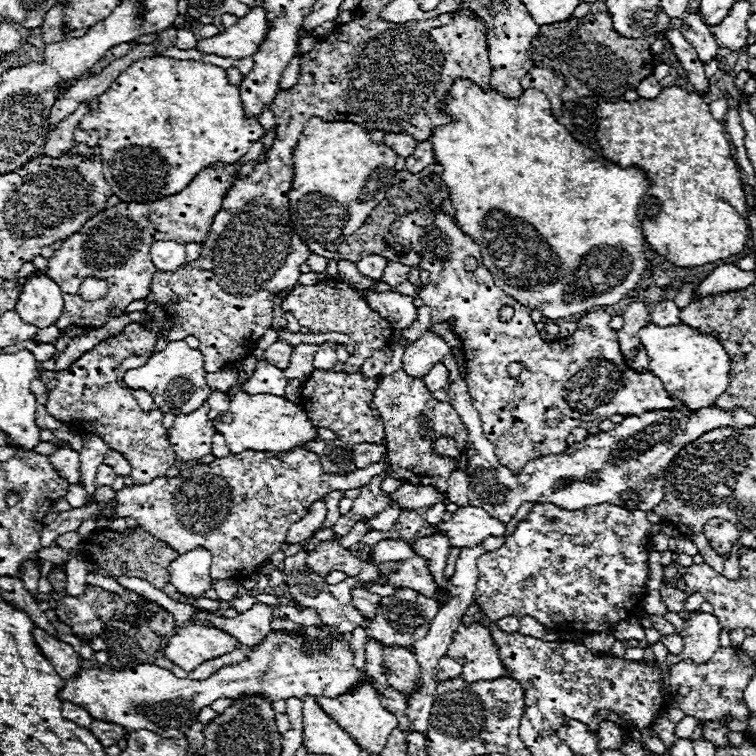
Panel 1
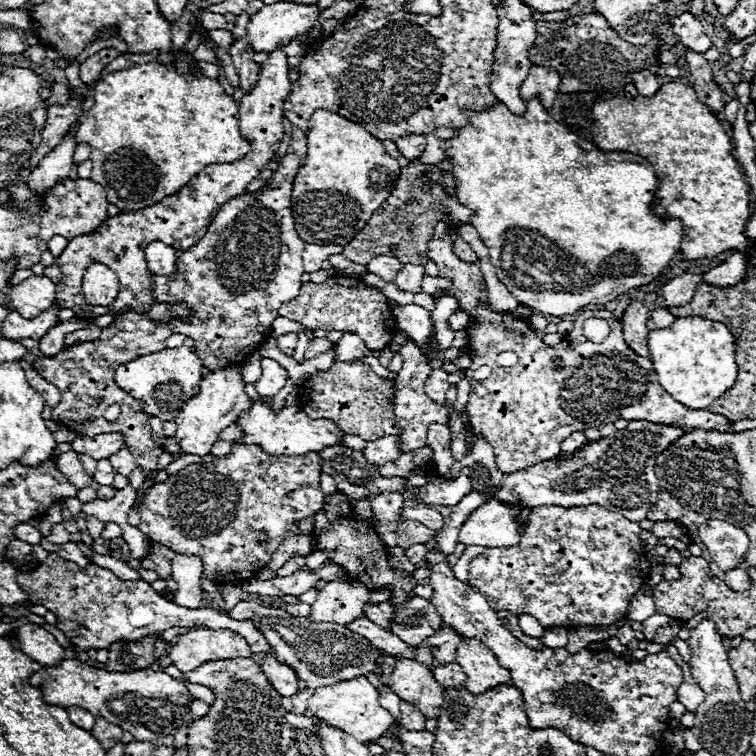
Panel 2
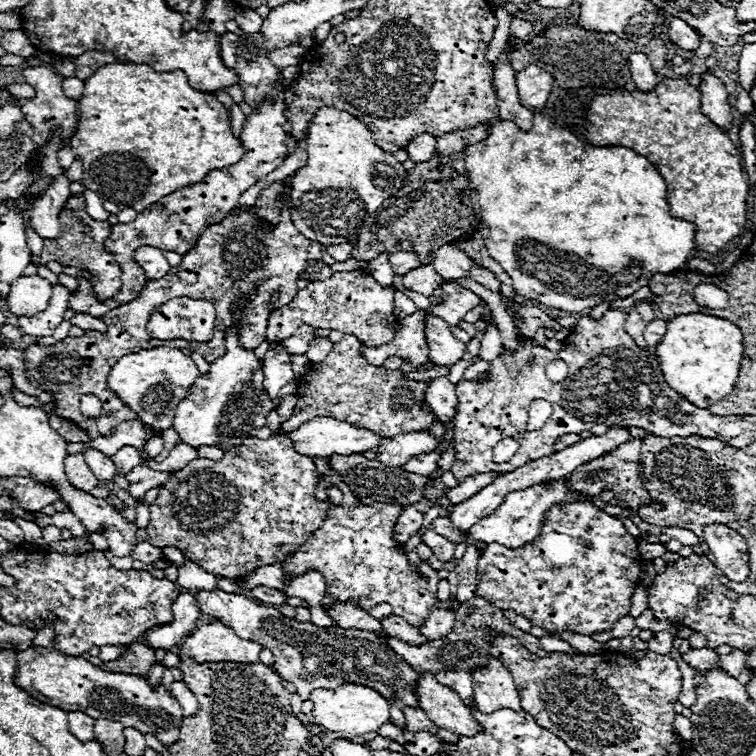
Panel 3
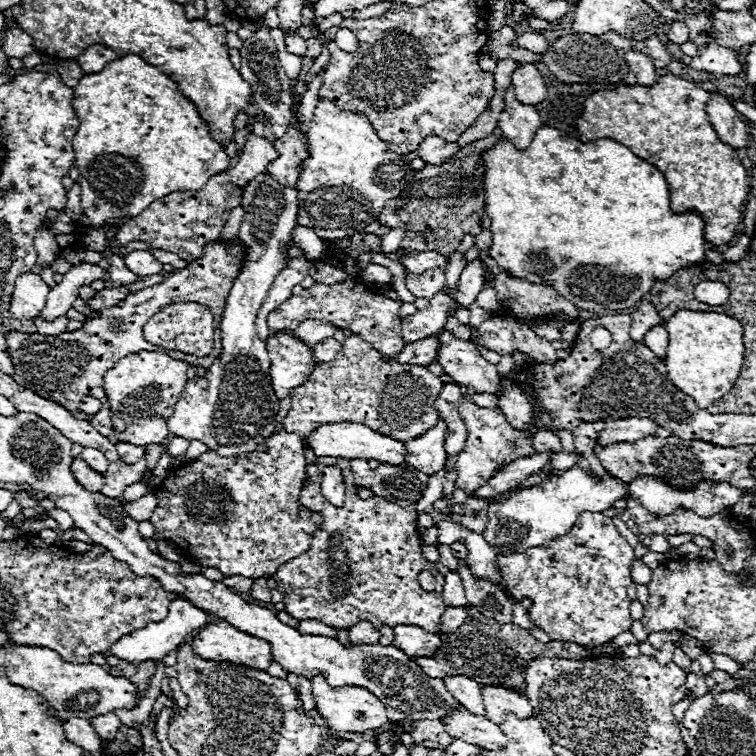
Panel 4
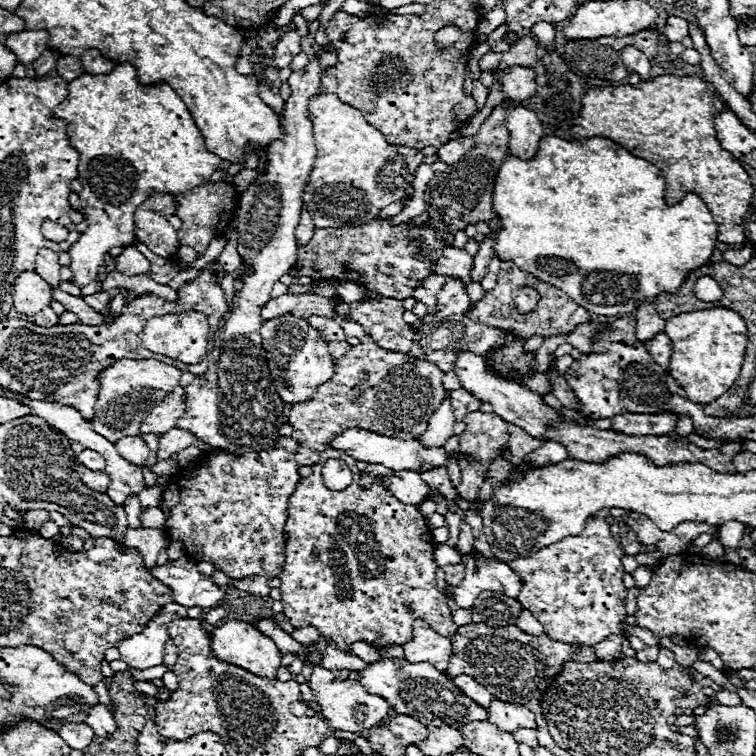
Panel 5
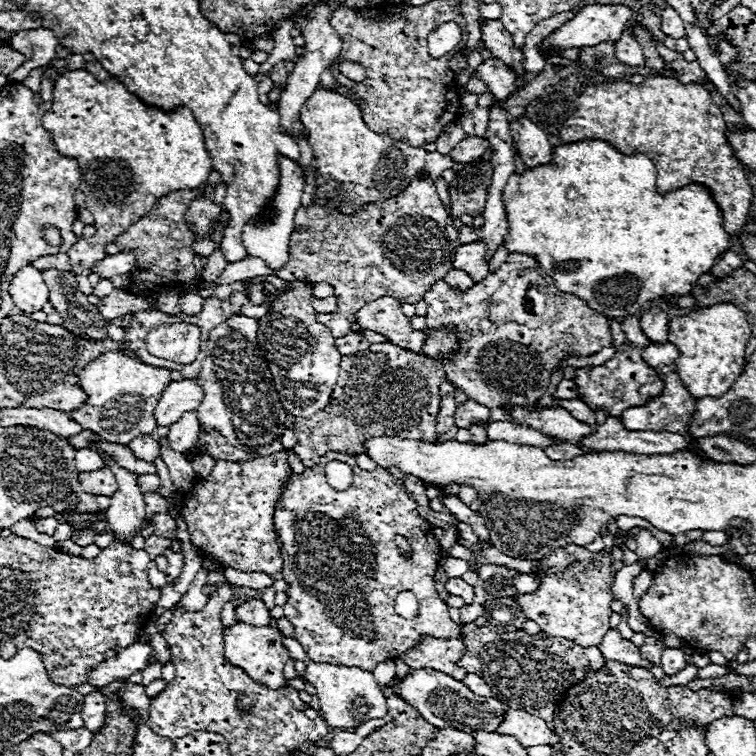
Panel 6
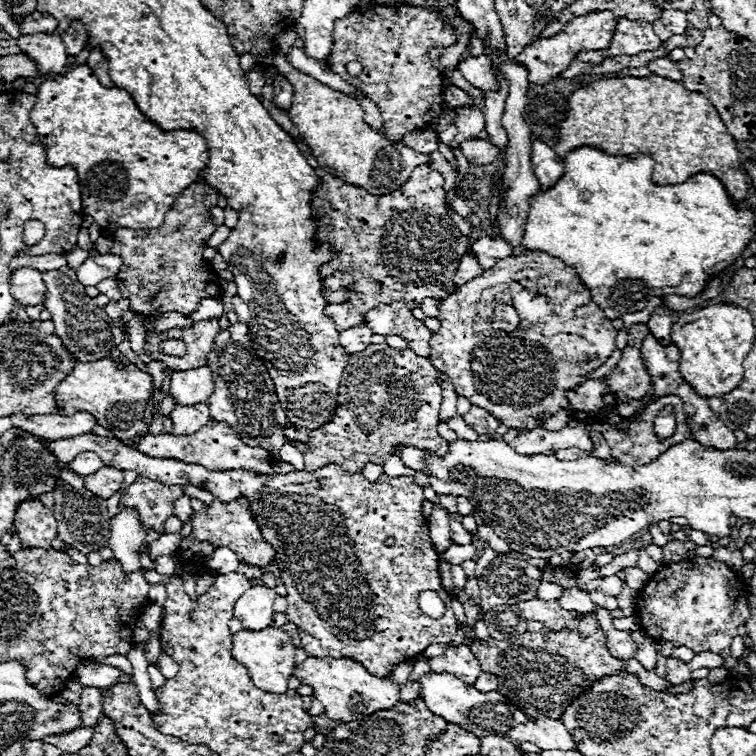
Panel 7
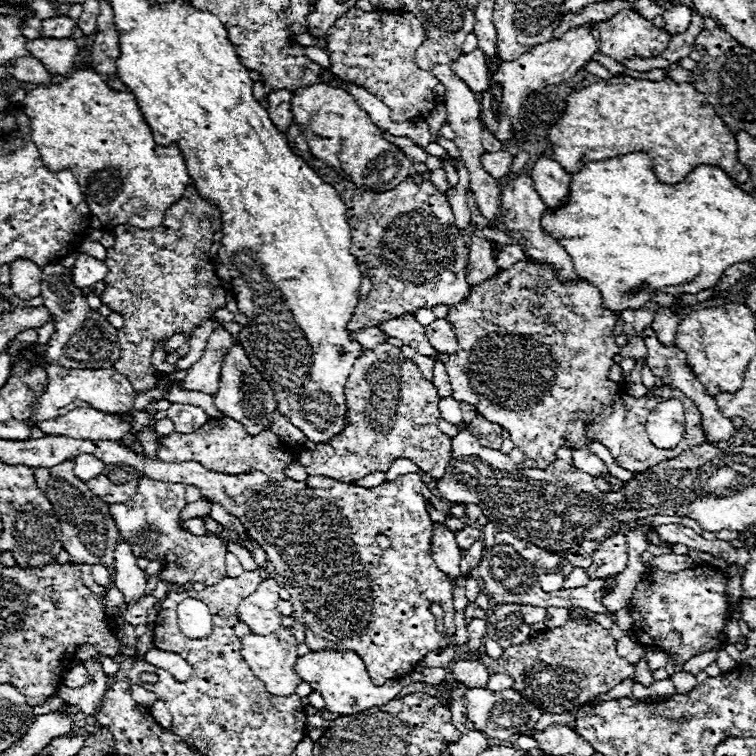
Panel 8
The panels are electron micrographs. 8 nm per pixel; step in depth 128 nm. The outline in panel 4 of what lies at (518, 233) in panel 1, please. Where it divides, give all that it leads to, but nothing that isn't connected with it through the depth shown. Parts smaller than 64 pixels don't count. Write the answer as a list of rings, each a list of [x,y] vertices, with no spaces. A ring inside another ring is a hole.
[[[542,126],[536,132],[530,148],[518,150],[510,140],[506,140],[502,136],[502,140],[496,142],[496,146],[488,148],[482,154],[482,162],[484,162],[484,168],[486,168],[486,172],[484,172],[484,192],[486,192],[484,212],[492,220],[492,226],[490,226],[492,246],[488,250],[488,256],[492,256],[494,262],[502,270],[510,272],[514,278],[526,278],[528,282],[534,282],[534,284],[552,286],[554,290],[558,290],[558,294],[562,294],[568,302],[572,302],[580,310],[590,310],[590,312],[596,312],[596,314],[606,312],[606,310],[612,310],[612,312],[626,310],[650,292],[650,286],[654,284],[654,278],[670,278],[670,274],[674,274],[674,270],[682,270],[686,266],[692,266],[692,264],[698,264],[700,260],[704,260],[702,218],[694,212],[674,214],[668,208],[668,184],[666,184],[664,176],[656,170],[656,166],[652,166],[652,164],[644,162],[642,158],[634,156],[626,146],[622,146],[614,140],[604,138],[604,140],[596,140],[596,142],[580,142],[576,138],[570,138],[562,130],[556,130],[552,126]]]

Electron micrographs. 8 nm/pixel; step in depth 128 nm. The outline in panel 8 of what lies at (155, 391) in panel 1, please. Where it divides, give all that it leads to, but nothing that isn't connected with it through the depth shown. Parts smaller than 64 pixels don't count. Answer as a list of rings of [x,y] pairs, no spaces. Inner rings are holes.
[[[52,364],[48,366],[48,386],[42,392],[42,396],[38,398],[38,406],[34,410],[34,414],[30,416],[30,420],[26,422],[30,426],[30,422],[42,422],[42,420],[50,420],[50,418],[58,418],[62,414],[68,414],[74,408],[94,408],[100,410],[104,414],[124,414],[130,416],[134,410],[134,398],[138,396],[134,386],[130,384],[130,380],[120,374],[118,370],[110,368],[100,368],[100,370],[80,370],[80,368],[70,368],[66,370],[64,366]]]

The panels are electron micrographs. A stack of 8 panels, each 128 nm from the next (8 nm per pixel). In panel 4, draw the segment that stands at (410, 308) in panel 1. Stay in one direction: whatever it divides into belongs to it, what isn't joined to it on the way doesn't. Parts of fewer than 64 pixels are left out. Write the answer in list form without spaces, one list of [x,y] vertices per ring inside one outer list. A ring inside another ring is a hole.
[[[448,330],[440,334],[438,364],[458,384],[466,384],[478,392],[490,394],[500,394],[502,390],[502,380],[496,372],[496,366],[484,360],[474,344],[458,340]]]

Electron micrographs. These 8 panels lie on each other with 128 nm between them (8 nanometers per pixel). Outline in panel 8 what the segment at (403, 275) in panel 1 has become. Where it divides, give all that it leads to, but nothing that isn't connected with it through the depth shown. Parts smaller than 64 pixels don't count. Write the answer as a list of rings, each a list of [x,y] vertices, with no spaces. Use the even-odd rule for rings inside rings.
[[[520,260],[514,266],[500,270],[492,278],[472,286],[466,300],[450,306],[446,320],[452,324],[458,352],[438,352],[436,360],[440,360],[450,374],[452,396],[472,404],[478,414],[490,418],[490,422],[498,422],[504,430],[508,430],[510,440],[526,450],[526,466],[548,466],[554,462],[554,452],[562,444],[568,444],[570,448],[584,448],[590,442],[600,442],[612,452],[614,460],[622,468],[630,472],[642,472],[656,466],[662,458],[676,458],[682,450],[690,450],[706,442],[700,426],[700,412],[680,390],[670,390],[664,386],[642,398],[634,398],[606,378],[610,366],[614,364],[612,358],[620,354],[620,346],[614,340],[616,314],[602,306],[600,290],[590,282],[578,280],[566,284],[558,282],[554,276],[556,272],[550,264]],[[666,398],[678,398],[686,412],[684,436],[678,446],[670,450],[656,448],[644,430],[648,412]]]

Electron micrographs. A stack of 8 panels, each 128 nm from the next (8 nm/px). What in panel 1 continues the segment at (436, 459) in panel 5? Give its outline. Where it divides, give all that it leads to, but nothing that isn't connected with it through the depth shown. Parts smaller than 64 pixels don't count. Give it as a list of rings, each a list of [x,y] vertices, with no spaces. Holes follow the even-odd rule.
[[[238,392],[232,398],[230,408],[214,420],[214,430],[226,438],[232,454],[238,454],[246,448],[266,450],[266,452],[286,452],[302,446],[302,442],[318,438],[306,412],[302,412],[294,402],[270,394],[250,396]]]

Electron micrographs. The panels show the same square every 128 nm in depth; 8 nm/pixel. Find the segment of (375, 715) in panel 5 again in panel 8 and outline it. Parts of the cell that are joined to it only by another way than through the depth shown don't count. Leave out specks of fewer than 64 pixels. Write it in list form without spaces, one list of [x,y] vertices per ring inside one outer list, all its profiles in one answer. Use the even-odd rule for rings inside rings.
[[[346,650],[346,652],[308,652],[306,656],[298,658],[296,674],[306,684],[310,684],[312,690],[320,692],[326,700],[326,710],[332,714],[338,714],[338,716],[352,716],[352,714],[368,710],[372,706],[388,704],[390,700],[398,698],[400,690],[402,690],[398,680],[390,680],[382,686],[372,684],[362,658],[352,650]]]

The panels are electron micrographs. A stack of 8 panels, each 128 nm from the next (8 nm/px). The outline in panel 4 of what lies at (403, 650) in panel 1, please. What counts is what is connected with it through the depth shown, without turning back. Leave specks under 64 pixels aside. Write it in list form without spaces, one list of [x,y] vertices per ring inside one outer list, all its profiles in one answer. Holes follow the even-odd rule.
[[[466,708],[452,710],[442,718],[442,722],[450,736],[462,738],[464,742],[470,742],[478,748],[498,750],[506,746],[506,736],[494,722],[490,722],[486,716],[476,716]]]

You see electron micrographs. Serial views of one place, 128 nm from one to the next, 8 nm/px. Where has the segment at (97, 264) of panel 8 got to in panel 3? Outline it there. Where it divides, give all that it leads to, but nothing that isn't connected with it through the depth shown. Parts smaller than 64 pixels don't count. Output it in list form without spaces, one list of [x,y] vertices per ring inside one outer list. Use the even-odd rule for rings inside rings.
[[[142,246],[136,250],[134,258],[136,258],[136,262],[142,264],[142,268],[146,270],[146,276],[150,280],[158,280],[170,272],[170,264],[164,256],[164,250],[160,250],[160,248]]]

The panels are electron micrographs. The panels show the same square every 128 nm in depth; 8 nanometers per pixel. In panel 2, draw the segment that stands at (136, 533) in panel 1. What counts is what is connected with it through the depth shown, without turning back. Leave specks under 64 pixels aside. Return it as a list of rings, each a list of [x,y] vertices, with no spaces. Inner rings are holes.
[[[150,542],[148,548],[148,556],[144,556],[140,560],[140,566],[144,570],[154,570],[158,574],[158,578],[168,580],[170,578],[170,562],[174,560],[176,552],[172,552],[170,548],[158,544],[158,542]]]

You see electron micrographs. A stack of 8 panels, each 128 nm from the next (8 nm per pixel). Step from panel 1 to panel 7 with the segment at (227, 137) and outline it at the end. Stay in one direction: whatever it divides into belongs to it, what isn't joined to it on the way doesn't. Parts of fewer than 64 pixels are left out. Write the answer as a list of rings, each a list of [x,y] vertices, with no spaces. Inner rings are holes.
[[[74,66],[72,70],[56,76],[54,80],[46,80],[44,84],[38,86],[38,102],[32,110],[32,122],[38,130],[38,134],[42,134],[42,142],[46,142],[46,150],[48,150],[48,158],[52,166],[74,166],[74,170],[78,170],[78,178],[82,182],[82,206],[86,210],[86,214],[90,214],[94,218],[94,222],[104,230],[104,232],[114,232],[118,228],[158,228],[166,216],[166,196],[168,198],[176,198],[176,194],[180,194],[184,188],[188,188],[190,184],[200,180],[200,172],[208,166],[208,148],[206,148],[206,140],[202,134],[198,134],[196,130],[170,130],[164,132],[158,124],[154,124],[150,118],[146,118],[146,114],[142,114],[134,102],[134,98],[122,90],[122,88],[104,88],[94,72],[88,66]],[[74,248],[74,250],[68,250],[66,252],[66,260],[68,260],[68,266],[72,268],[72,270],[78,270],[80,266],[82,266],[82,262],[86,262],[86,258],[90,258],[90,256],[94,256],[94,254],[98,254],[96,250],[90,250],[90,252],[86,252],[86,250],[82,250],[82,248]]]

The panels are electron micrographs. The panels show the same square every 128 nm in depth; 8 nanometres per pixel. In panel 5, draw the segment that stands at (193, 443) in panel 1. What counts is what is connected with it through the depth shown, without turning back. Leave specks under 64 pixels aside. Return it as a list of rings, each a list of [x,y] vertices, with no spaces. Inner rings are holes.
[[[312,58],[300,72],[292,72],[286,80],[292,88],[282,120],[282,132],[286,138],[270,144],[266,172],[244,190],[236,210],[238,254],[254,272],[240,278],[242,290],[234,292],[230,310],[222,316],[218,330],[214,332],[214,350],[208,354],[208,370],[184,388],[186,412],[178,418],[176,428],[188,430],[216,450],[228,450],[234,454],[266,450],[266,446],[274,446],[280,436],[278,430],[282,426],[280,418],[284,402],[276,394],[266,350],[262,346],[260,310],[270,300],[272,286],[296,262],[298,248],[294,242],[294,230],[302,212],[302,190],[316,158],[312,122],[308,120],[308,100],[318,94],[320,72],[322,68],[318,60]]]

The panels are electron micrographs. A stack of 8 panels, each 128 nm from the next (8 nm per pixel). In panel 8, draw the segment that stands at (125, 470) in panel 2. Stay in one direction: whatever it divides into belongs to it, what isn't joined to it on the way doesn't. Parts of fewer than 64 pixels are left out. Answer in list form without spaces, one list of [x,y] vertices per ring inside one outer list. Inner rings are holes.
[[[210,418],[206,426],[198,428],[192,434],[172,432],[168,436],[162,436],[156,458],[166,458],[166,462],[202,462],[202,466],[206,466],[208,470],[226,474],[246,474],[250,470],[260,470],[274,480],[282,480],[286,466],[298,460],[298,450],[284,444],[270,430],[264,430],[258,436],[250,436],[244,432],[242,424],[234,422],[232,418]]]

